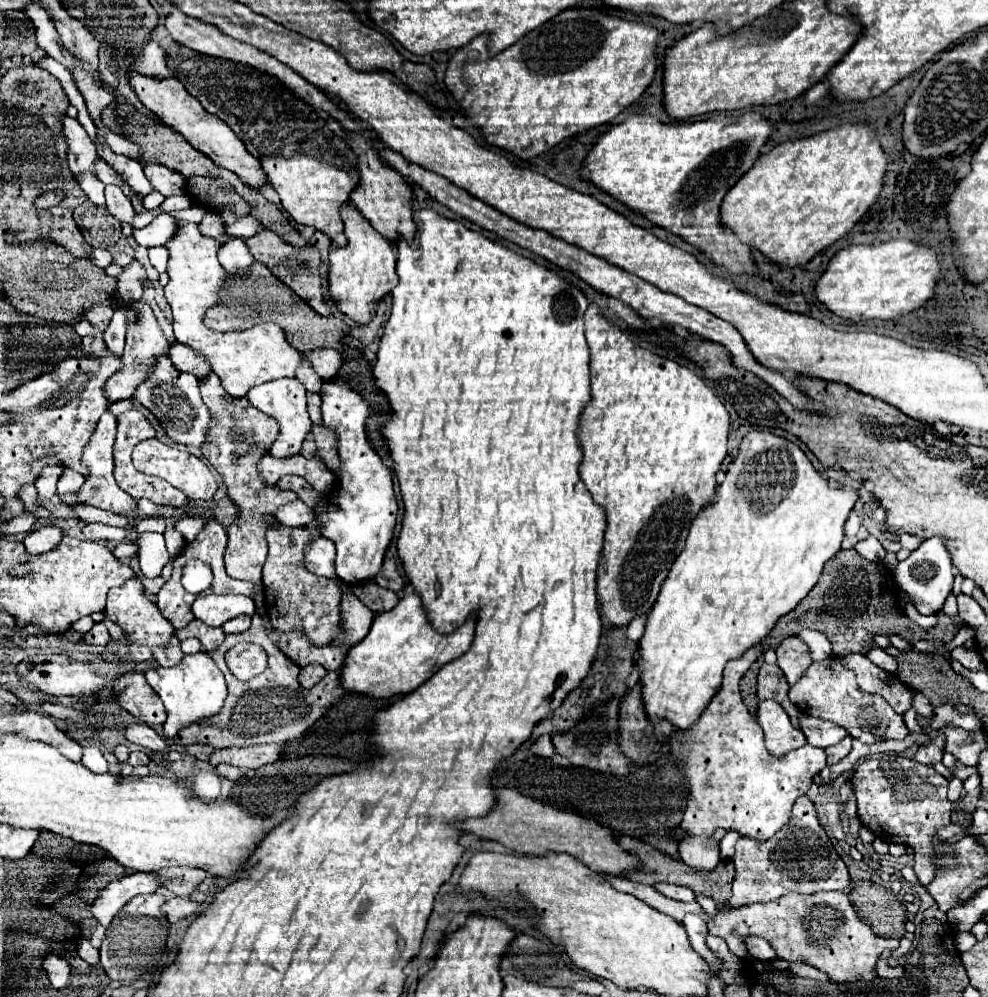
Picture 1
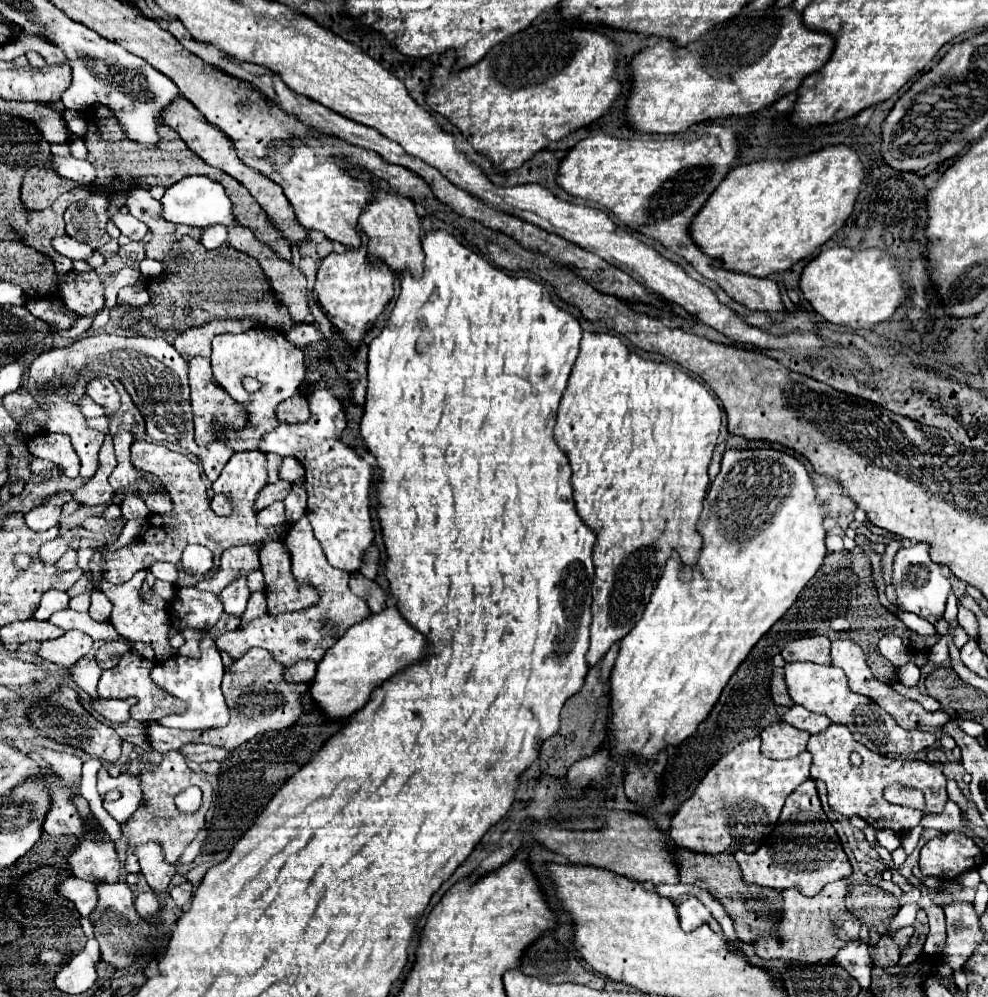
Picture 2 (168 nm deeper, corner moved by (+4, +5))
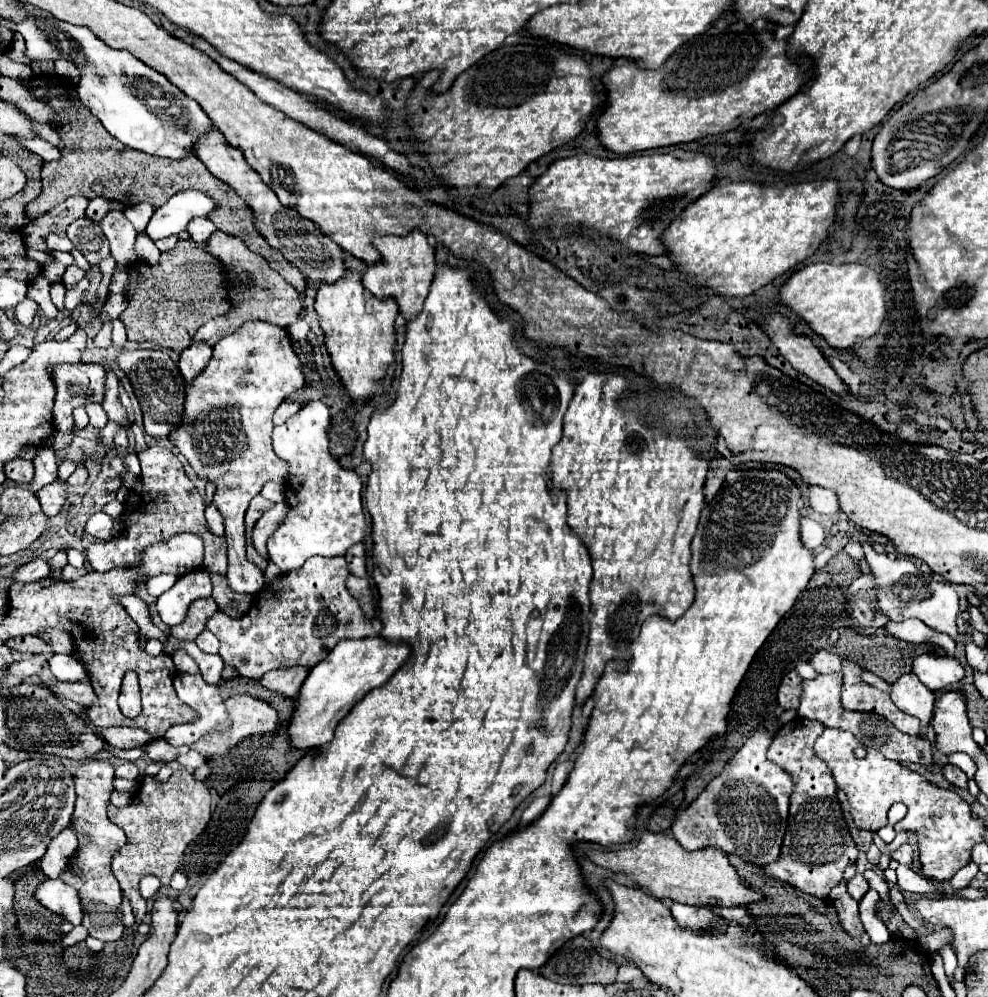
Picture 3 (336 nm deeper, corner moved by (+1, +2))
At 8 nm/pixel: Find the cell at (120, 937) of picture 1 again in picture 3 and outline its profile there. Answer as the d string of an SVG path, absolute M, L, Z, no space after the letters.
M93 760L83 764L77 774L75 774L75 790L77 790L77 802L75 802L75 812L71 818L71 824L79 836L81 848L71 856L71 862L61 876L67 884L75 886L77 892L81 894L81 904L85 910L83 926L89 930L93 938L99 938L103 942L117 942L125 934L125 924L123 924L123 914L121 914L121 888L117 878L111 872L111 856L113 850L119 850L125 846L125 832L115 826L107 818L107 804L113 792L113 766L107 760Z

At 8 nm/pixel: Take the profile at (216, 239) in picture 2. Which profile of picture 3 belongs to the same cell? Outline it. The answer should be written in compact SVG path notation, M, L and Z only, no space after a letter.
M195 218L191 224L189 224L189 234L191 234L191 240L197 242L199 246L205 246L207 240L211 238L211 234L215 232L215 224L209 220L209 218Z

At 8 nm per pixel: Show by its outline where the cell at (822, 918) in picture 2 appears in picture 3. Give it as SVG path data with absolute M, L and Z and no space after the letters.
M855 874L849 882L847 882L847 892L853 894L853 899L860 901L869 890L869 882L865 880L863 874Z

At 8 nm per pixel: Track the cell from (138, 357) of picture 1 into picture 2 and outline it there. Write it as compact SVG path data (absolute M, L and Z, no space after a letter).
M108 377L90 379L86 383L86 395L90 395L98 405L102 405L108 417L112 417L120 409L120 395Z

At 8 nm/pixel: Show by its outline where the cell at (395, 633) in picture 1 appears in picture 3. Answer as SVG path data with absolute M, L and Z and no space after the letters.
M381 636L341 640L325 660L311 668L295 704L295 712L289 724L291 742L295 748L315 748L333 738L339 722L351 712L351 708L365 698L373 688L383 686L395 670L399 670L411 654L407 642L389 642Z

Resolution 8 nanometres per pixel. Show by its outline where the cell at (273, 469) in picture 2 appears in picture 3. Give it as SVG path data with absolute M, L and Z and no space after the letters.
M265 482L261 494L271 502L283 502L285 500L285 488L281 484L275 484L275 482Z

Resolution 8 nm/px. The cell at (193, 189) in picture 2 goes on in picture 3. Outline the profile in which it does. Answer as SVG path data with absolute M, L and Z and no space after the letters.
M181 190L155 210L145 232L151 240L179 234L193 218L205 218L215 210L213 198L203 190Z

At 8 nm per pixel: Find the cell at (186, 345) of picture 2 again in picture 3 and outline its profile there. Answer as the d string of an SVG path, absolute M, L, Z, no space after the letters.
M219 232L213 234L213 238L209 238L209 242L205 244L205 248L219 258L227 270L233 270L233 274L229 274L229 292L231 292L231 310L229 314L217 316L213 320L209 320L207 324L203 324L197 334L191 338L191 342L207 342L209 346L215 346L215 342L219 342L223 336L233 334L235 330L239 330L245 322L249 320L263 320L263 322L271 322L279 328L289 328L295 320L301 318L301 298L299 292L281 278L281 274L277 270L273 270L269 266L269 262L251 252L249 246L245 242L241 242L241 238Z

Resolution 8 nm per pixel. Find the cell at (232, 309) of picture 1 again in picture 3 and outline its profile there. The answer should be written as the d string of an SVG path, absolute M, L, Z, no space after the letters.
M179 240L179 244L171 252L161 254L153 266L143 260L135 260L127 266L127 272L129 288L125 294L131 300L131 312L125 312L121 318L131 318L131 314L137 316L137 328L127 328L127 336L133 342L149 340L157 346L181 352L189 346L191 336L199 326L229 312L231 300L225 290L223 264L191 240Z

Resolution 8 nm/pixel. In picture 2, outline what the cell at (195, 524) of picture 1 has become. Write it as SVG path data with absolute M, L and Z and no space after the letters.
M151 493L145 503L151 513L170 513L173 508L172 502L167 493Z

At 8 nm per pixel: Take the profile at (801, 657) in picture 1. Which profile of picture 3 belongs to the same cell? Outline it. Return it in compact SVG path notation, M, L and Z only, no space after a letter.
M817 650L809 656L809 664L819 674L833 674L841 670L841 656L827 650Z

